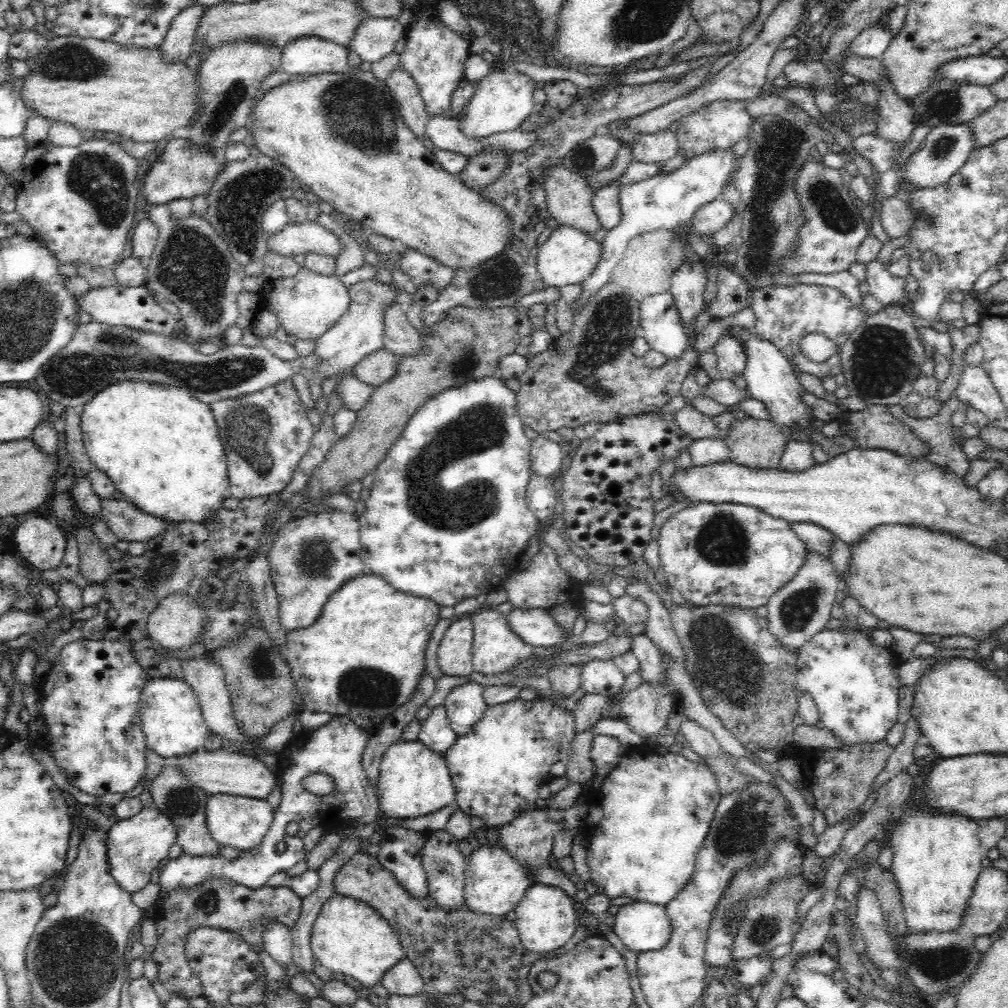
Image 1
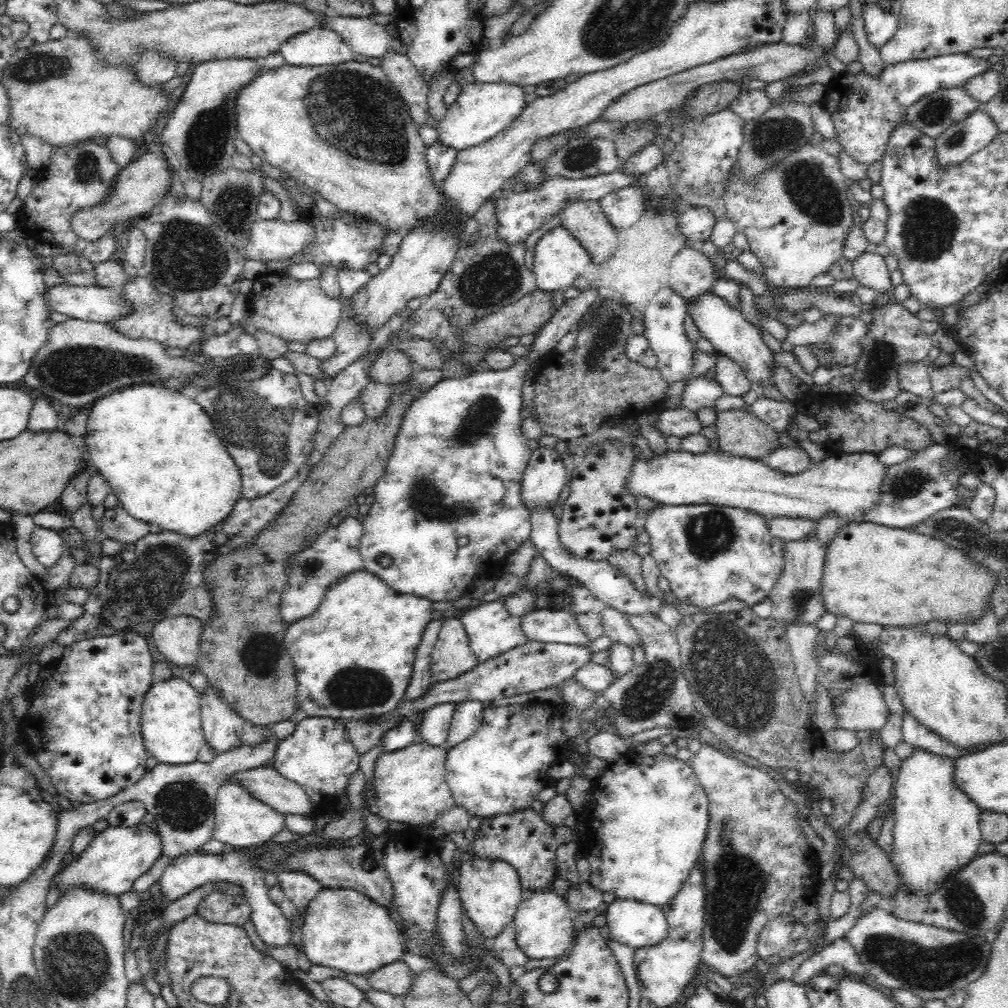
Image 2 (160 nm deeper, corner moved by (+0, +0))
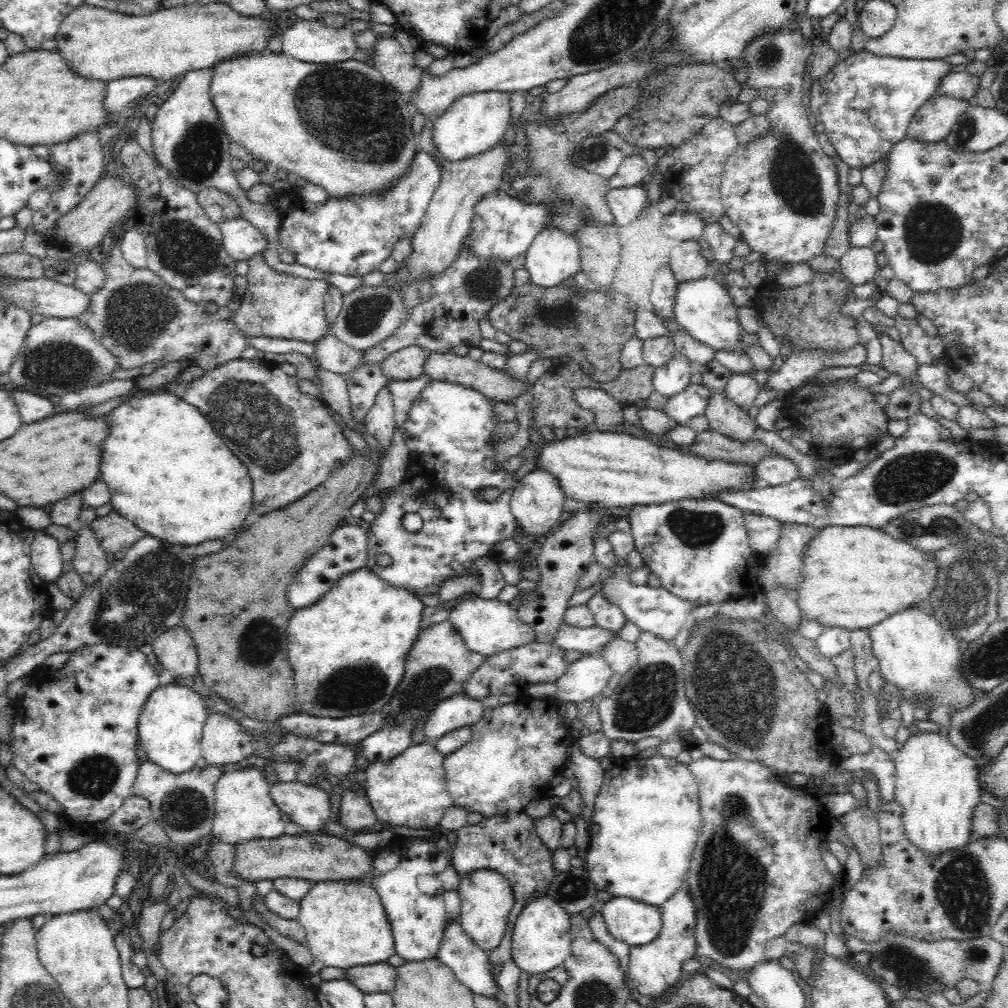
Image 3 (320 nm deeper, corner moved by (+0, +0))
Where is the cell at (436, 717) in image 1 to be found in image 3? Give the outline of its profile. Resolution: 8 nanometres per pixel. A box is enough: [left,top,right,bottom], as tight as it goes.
[424,692,484,738]

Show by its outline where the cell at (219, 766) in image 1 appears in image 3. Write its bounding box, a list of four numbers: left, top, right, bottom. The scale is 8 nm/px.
[270,781,334,834]

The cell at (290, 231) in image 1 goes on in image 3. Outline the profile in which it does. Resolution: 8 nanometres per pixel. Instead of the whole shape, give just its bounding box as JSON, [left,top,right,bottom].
[218,216,266,261]

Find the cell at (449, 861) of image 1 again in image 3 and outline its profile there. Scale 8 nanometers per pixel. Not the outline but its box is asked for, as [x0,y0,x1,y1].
[437,921,499,998]

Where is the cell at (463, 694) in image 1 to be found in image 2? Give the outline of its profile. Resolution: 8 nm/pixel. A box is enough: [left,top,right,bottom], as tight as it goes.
[441,700,486,750]

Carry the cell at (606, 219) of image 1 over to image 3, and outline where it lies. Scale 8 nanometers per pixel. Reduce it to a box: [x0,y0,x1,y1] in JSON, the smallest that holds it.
[606,185,651,226]

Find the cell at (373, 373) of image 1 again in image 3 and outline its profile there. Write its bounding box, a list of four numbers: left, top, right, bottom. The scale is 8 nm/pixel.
[381,346,428,380]

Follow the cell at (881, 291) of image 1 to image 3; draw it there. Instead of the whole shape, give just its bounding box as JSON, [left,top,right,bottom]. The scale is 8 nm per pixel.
[838,246,879,286]

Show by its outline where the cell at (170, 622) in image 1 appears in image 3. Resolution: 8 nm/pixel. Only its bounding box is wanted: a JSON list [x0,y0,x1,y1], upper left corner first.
[152,624,199,680]

